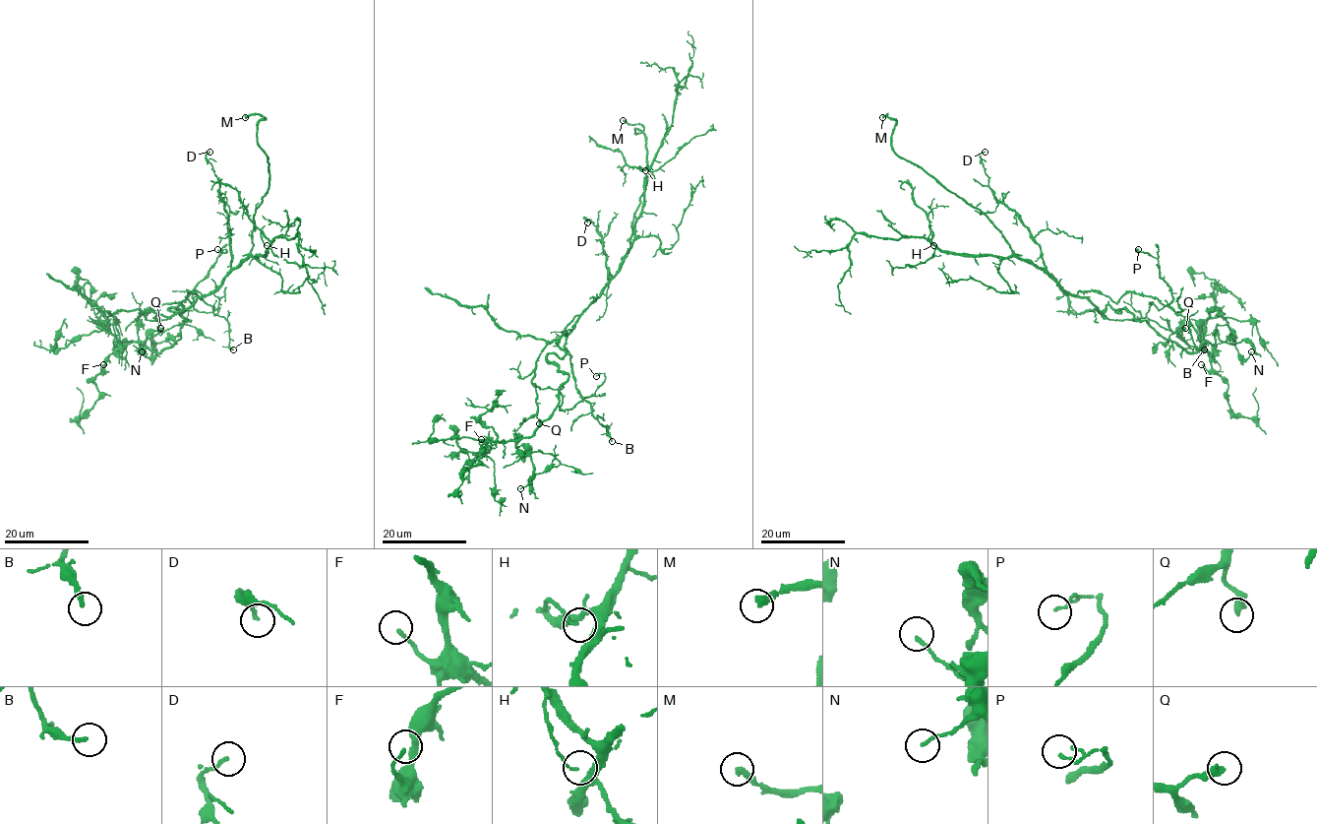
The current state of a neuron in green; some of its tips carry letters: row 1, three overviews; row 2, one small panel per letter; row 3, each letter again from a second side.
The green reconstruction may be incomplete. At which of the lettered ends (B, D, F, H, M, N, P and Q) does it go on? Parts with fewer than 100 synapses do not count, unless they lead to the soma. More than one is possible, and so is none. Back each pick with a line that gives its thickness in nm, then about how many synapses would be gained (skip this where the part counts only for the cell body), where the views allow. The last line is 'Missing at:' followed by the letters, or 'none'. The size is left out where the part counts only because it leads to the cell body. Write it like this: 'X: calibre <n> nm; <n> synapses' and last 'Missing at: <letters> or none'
M: calibre 320 nm
Missing at: M

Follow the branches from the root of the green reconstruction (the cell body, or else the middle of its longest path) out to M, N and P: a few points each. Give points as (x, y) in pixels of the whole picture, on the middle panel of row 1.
M: (575, 321), (630, 248), (632, 217), (645, 189), (646, 137), (634, 131), (643, 129), (640, 124), (623, 120)
N: (575, 321), (557, 343), (565, 354), (547, 355), (568, 376), (557, 407), (516, 443), (534, 468), (520, 488)
P: (575, 321), (540, 352), (531, 382), (556, 389), (560, 408), (568, 410), (595, 394), (605, 378), (596, 376)

